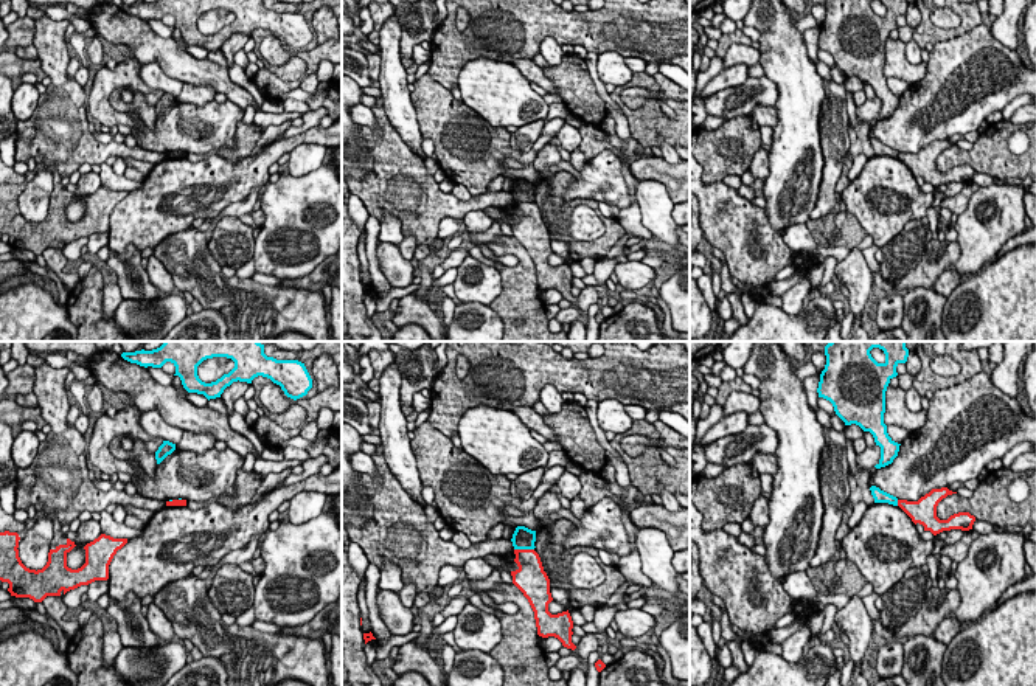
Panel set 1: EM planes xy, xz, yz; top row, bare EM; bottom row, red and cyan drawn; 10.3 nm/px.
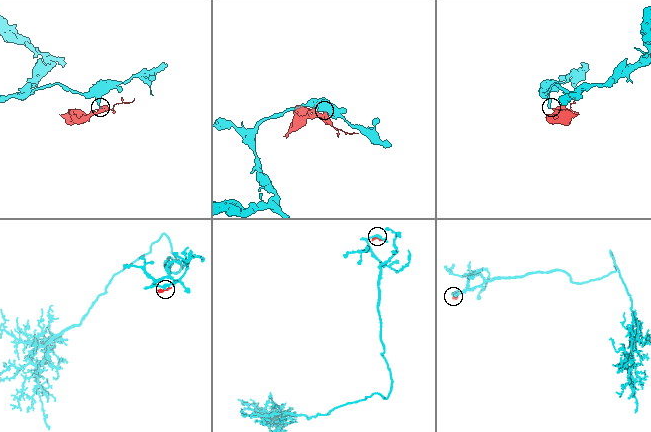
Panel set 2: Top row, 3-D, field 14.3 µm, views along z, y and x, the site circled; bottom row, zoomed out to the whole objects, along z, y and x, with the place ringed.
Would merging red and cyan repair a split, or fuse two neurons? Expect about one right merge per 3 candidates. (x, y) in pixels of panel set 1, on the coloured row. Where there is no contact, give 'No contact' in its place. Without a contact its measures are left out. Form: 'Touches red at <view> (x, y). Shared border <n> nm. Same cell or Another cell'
Touches red at xz (524, 550). Shared border 200 nm. Another cell

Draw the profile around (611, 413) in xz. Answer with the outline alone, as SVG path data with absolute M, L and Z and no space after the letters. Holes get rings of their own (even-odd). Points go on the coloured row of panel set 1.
M604 399L598 402L596 419L604 431L615 435L626 433L634 419L626 413L624 404L617 399Z

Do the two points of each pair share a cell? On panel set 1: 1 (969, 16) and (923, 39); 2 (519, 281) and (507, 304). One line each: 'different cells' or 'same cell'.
1: same cell
2: same cell

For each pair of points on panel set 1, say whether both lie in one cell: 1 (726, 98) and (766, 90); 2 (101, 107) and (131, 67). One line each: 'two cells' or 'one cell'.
1: one cell
2: one cell

